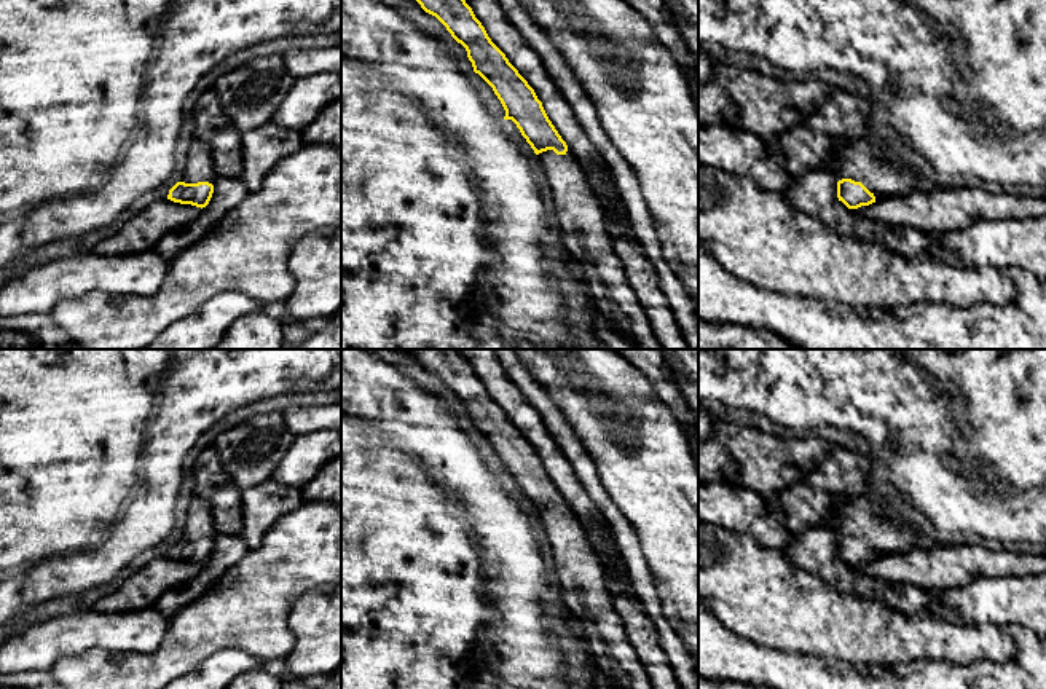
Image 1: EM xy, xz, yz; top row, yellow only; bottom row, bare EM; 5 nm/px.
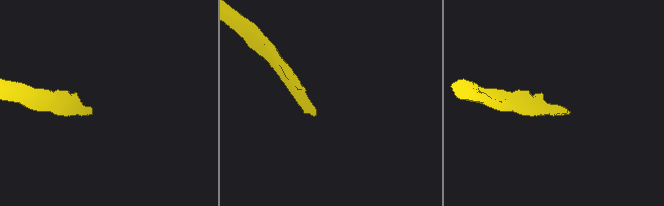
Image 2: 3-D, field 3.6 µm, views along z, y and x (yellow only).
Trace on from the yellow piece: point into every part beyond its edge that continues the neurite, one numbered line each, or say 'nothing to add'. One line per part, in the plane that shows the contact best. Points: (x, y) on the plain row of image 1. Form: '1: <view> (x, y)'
1: yz (857, 517)

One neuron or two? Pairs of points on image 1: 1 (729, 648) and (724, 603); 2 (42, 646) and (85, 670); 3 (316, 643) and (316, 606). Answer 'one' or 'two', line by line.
1: two
2: two
3: one

